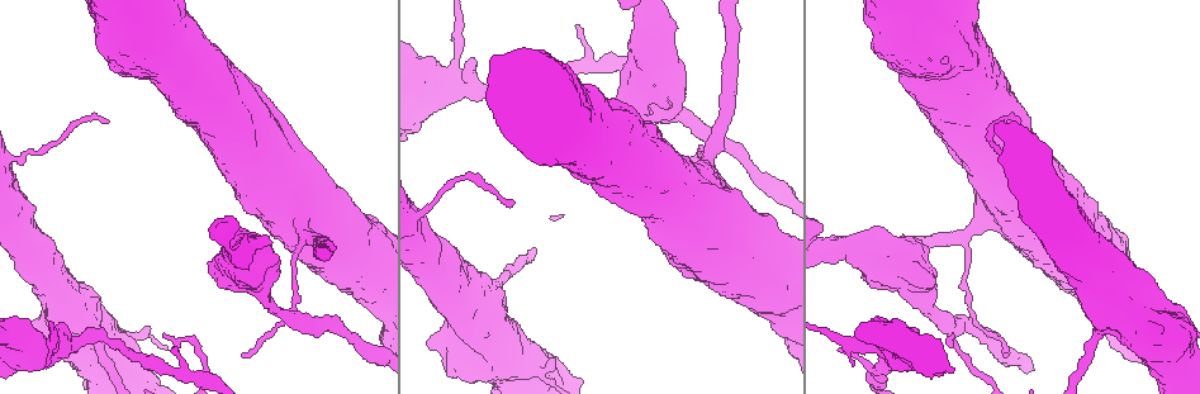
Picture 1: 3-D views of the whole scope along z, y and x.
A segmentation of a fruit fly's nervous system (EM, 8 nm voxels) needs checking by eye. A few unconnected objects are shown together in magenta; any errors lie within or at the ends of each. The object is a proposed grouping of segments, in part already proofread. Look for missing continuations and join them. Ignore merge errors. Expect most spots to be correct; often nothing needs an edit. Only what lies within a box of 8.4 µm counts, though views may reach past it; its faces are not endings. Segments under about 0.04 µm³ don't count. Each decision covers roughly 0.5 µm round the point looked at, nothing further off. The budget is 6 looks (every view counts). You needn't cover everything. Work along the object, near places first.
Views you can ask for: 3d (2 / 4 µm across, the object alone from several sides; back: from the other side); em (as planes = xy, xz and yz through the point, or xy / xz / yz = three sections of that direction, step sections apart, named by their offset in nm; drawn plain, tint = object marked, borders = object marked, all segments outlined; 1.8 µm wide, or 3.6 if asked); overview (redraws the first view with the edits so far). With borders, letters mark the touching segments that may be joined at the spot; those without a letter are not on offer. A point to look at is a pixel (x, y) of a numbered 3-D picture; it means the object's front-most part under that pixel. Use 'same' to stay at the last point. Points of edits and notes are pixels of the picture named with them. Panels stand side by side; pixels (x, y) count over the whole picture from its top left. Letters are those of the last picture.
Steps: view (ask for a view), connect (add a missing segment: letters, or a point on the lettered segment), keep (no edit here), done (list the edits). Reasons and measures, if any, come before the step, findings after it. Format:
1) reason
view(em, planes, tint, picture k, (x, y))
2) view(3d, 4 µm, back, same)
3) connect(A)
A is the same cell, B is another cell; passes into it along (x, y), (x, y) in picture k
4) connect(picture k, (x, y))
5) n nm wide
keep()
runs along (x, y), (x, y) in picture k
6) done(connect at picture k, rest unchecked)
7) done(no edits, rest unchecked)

tapers out
view(3d, 4 µm, picture 1, (1002, 355))

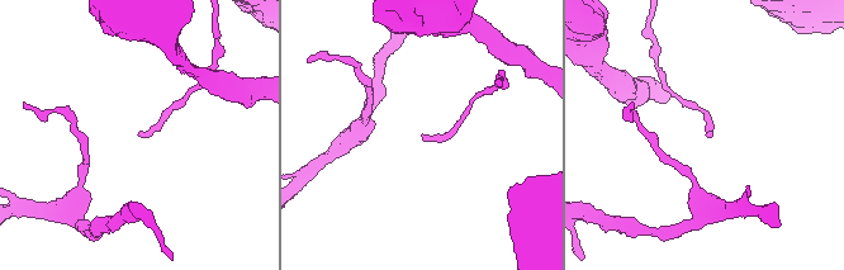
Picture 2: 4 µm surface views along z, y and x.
view(em, planes, borders, picture 2, (142, 137))

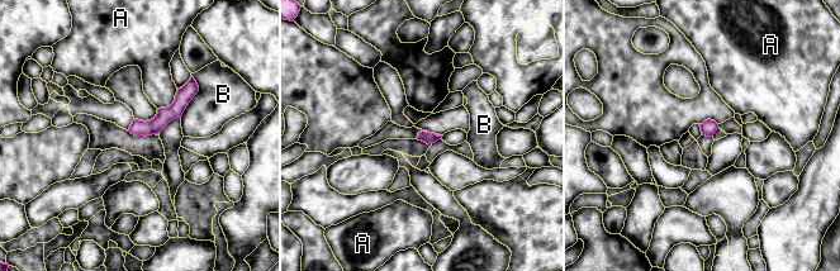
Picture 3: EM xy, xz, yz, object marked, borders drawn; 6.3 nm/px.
70 nm wide
keep()
A and B are other cells; no lettered segment goes on from it

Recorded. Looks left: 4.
free end
view(3d, 4 µm, picture 1, (510, 207))

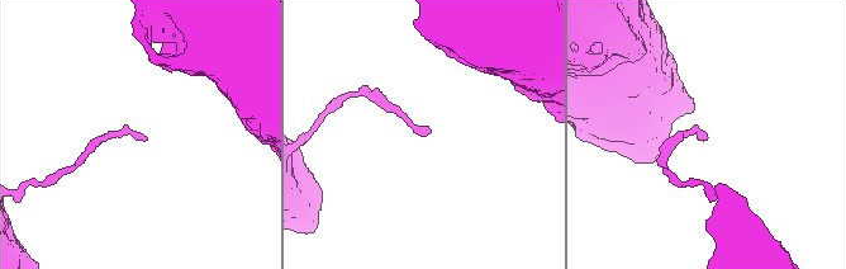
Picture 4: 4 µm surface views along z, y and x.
view(em, 3.6 µm, yz, step 16, borders, picture 4, (703, 139))

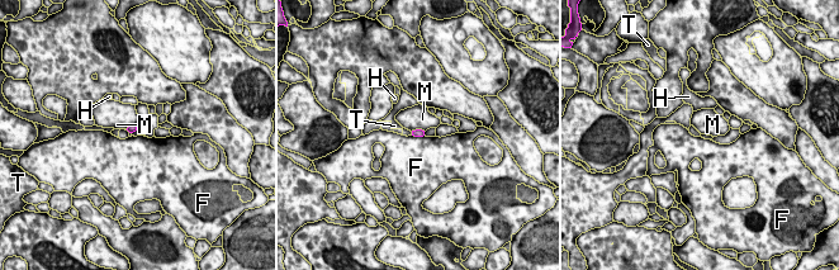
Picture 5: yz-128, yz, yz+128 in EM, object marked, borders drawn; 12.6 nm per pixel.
view(em, 3.6 µm, planes, borders, same)

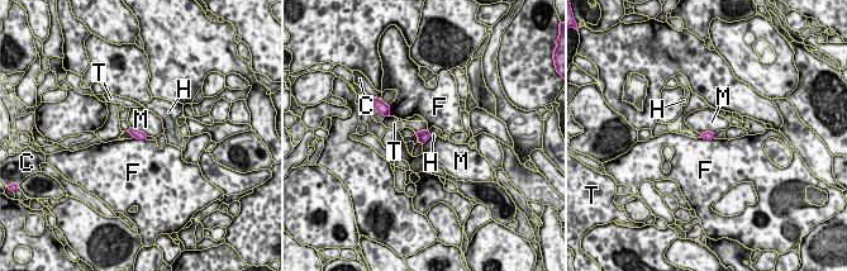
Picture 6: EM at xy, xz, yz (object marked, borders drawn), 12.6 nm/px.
keep()
C, F, H, M and T are other cells; border along (134, 137), (146, 139) in picture 6; no lettered segment goes on from it

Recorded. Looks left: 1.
an open end
view(em, planes, borders, picture 1, (148, 329))

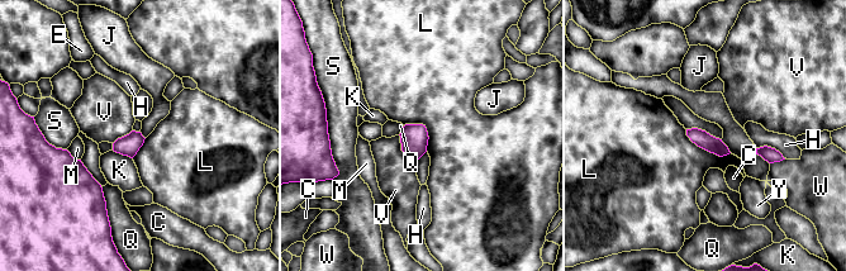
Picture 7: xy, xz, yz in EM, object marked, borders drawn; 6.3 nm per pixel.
110 nm wide
keep()
C, E, H, J, K, L, M, Q, S, V, W and Y are other cells; border along (685, 129), (698, 146), (730, 153) in picture 7; none of them fits

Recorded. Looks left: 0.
done(no edits, rest unchecked)

